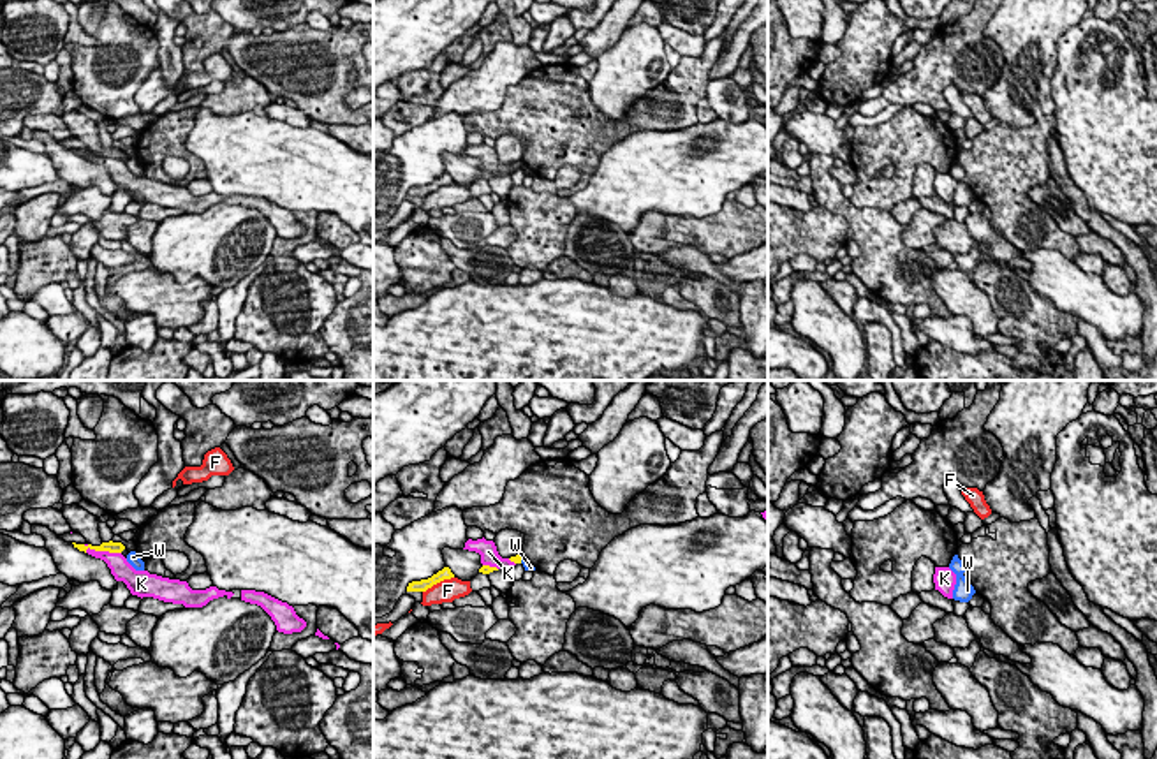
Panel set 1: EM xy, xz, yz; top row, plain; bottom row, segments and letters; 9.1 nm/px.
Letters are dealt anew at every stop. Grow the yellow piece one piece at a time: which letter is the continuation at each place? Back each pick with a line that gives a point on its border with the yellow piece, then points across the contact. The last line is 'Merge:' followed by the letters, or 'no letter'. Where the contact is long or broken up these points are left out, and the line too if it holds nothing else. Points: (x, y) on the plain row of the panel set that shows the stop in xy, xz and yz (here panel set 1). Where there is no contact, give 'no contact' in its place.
Merge: no letter

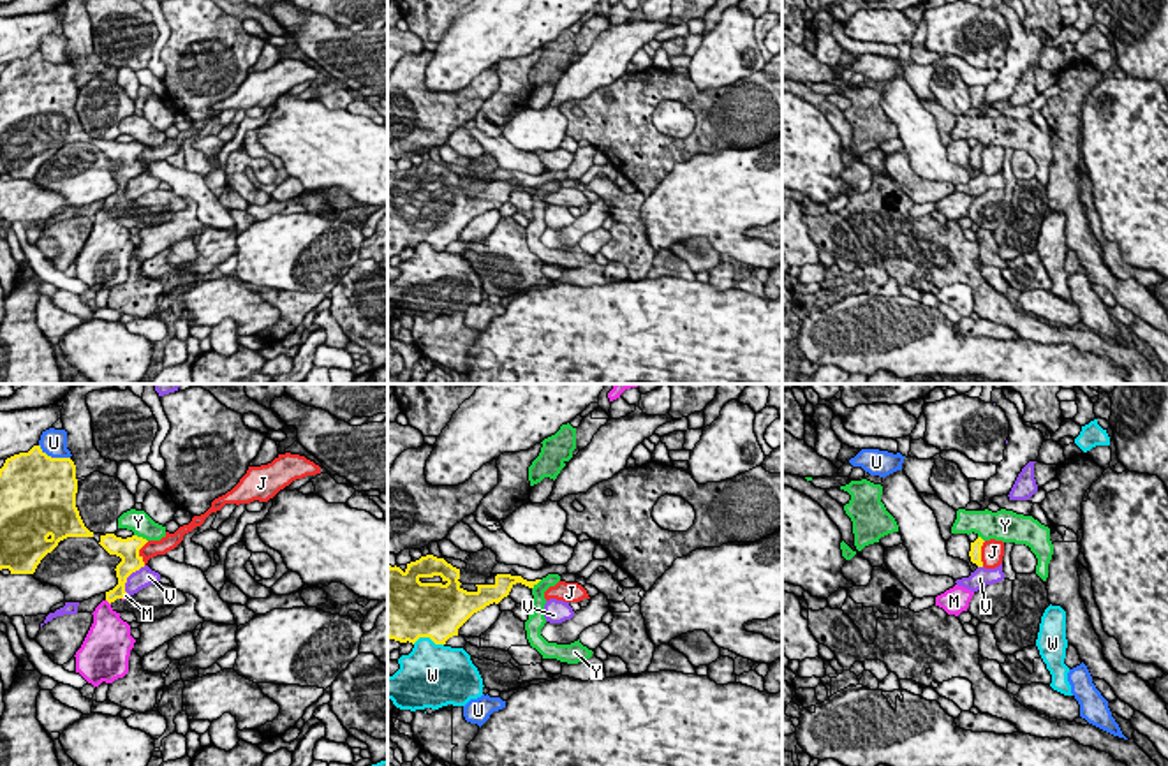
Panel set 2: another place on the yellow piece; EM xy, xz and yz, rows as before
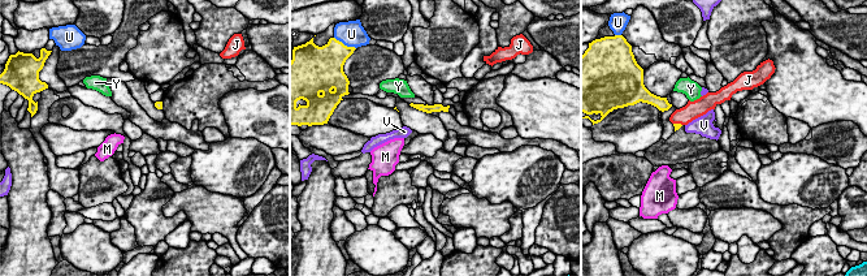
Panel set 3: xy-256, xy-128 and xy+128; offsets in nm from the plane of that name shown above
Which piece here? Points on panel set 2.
M: xy (108, 206) | across xy (118, 198), (108, 206), (108, 233)
Merge: M

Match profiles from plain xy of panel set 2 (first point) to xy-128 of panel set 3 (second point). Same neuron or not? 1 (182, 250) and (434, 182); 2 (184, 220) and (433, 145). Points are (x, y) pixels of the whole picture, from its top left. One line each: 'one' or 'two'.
1: one
2: two

